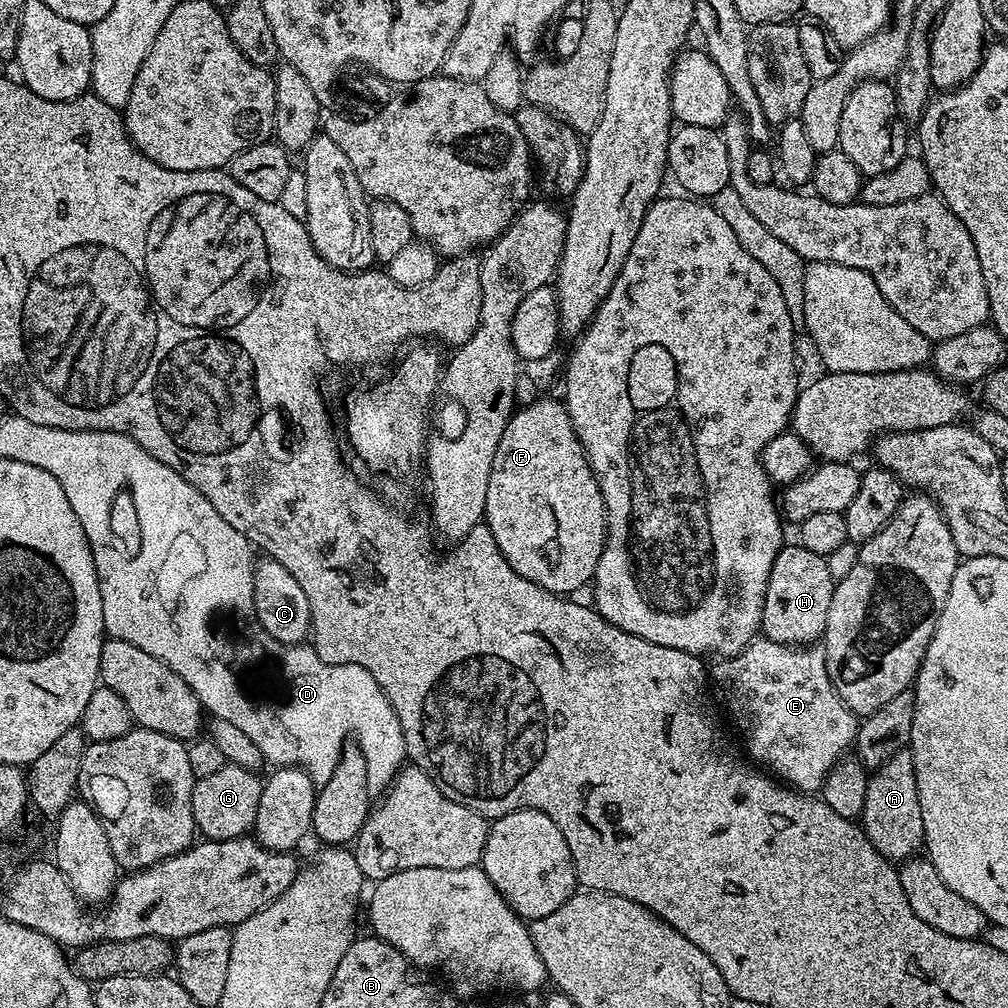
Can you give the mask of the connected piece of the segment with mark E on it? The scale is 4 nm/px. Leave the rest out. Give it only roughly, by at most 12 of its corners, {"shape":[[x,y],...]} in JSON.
{"shape":[[757,638],[711,683],[747,755],[819,793],[856,713],[823,647]]}

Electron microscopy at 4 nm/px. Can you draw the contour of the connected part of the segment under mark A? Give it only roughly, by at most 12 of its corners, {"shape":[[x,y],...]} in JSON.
{"shape":[[911,751],[868,777],[866,838],[903,862],[924,848]]}

